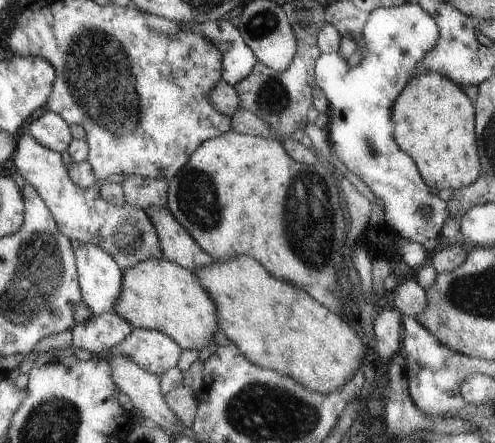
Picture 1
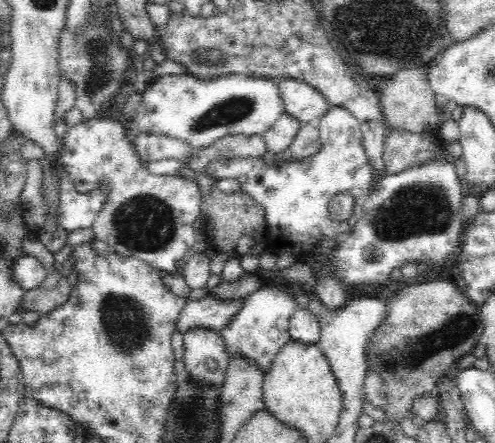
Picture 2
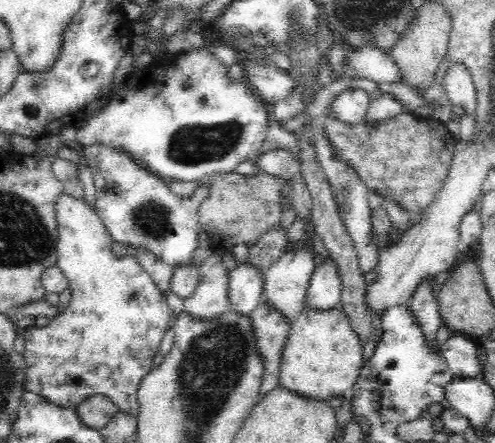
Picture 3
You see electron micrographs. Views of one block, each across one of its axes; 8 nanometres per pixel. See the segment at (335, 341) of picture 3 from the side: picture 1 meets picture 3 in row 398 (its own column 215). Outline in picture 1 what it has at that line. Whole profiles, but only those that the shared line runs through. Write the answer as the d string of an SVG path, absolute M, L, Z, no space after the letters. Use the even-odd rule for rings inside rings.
M145 260L131 268L127 268L121 276L121 294L113 306L113 312L123 318L127 324L133 326L133 330L155 330L163 332L167 338L177 342L183 350L201 350L203 346L213 342L213 332L217 330L217 318L215 318L215 304L211 302L209 294L199 286L195 280L195 274L187 268L181 268L169 260Z

